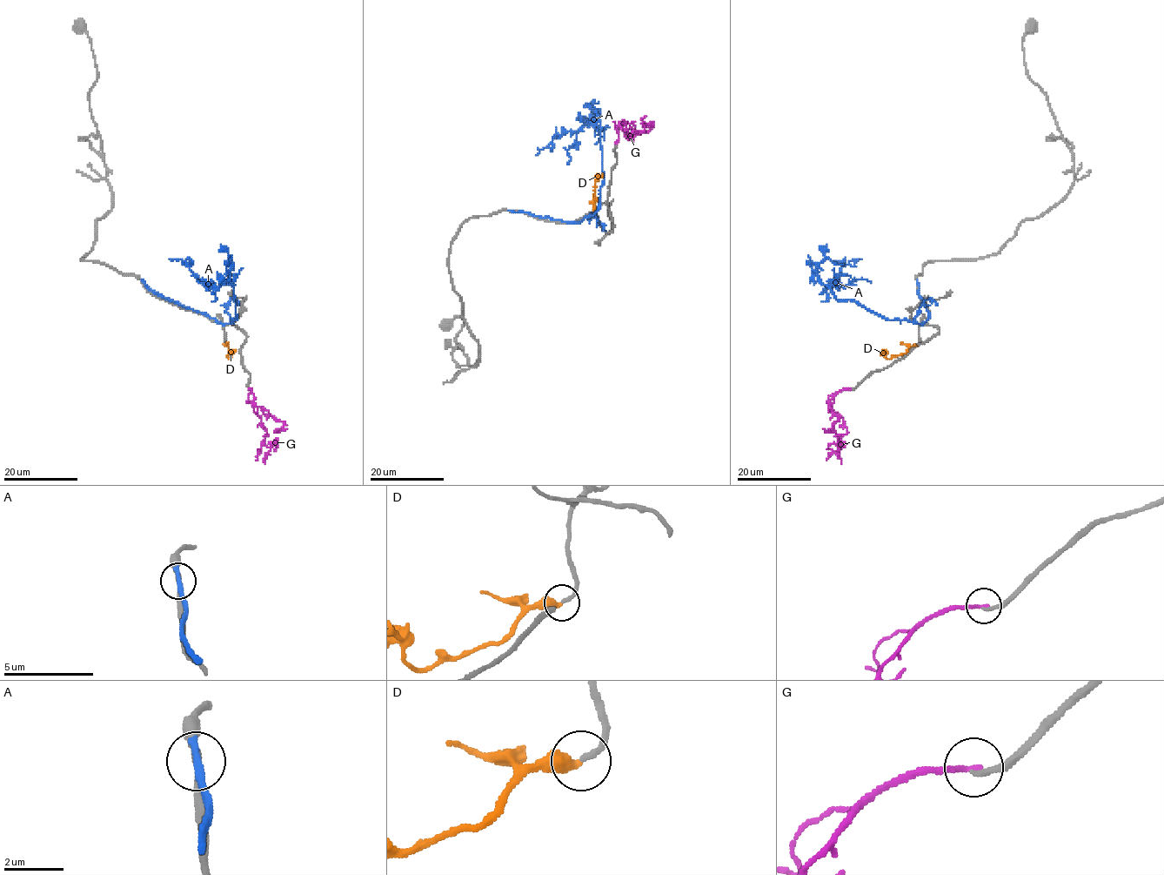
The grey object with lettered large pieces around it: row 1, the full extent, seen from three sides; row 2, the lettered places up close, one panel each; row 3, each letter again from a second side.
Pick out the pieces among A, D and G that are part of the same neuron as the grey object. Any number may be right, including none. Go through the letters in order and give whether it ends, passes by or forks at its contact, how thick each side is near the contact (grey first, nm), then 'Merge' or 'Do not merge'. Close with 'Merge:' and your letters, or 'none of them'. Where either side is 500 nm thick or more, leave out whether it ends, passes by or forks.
A: It ends there. Thickness 260 nm (grey) against 340 nm. Do not merge
D: It ends there. Thickness 200 nm (grey) against 440 nm. Merge
G: It ends there. Thickness 240 nm (grey) against 190 nm. Do not merge
Merge: D

